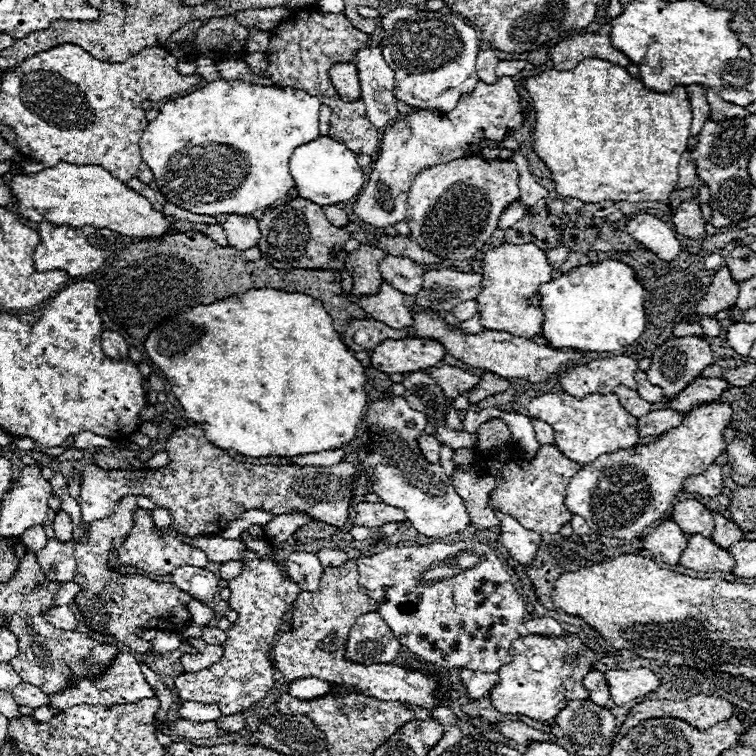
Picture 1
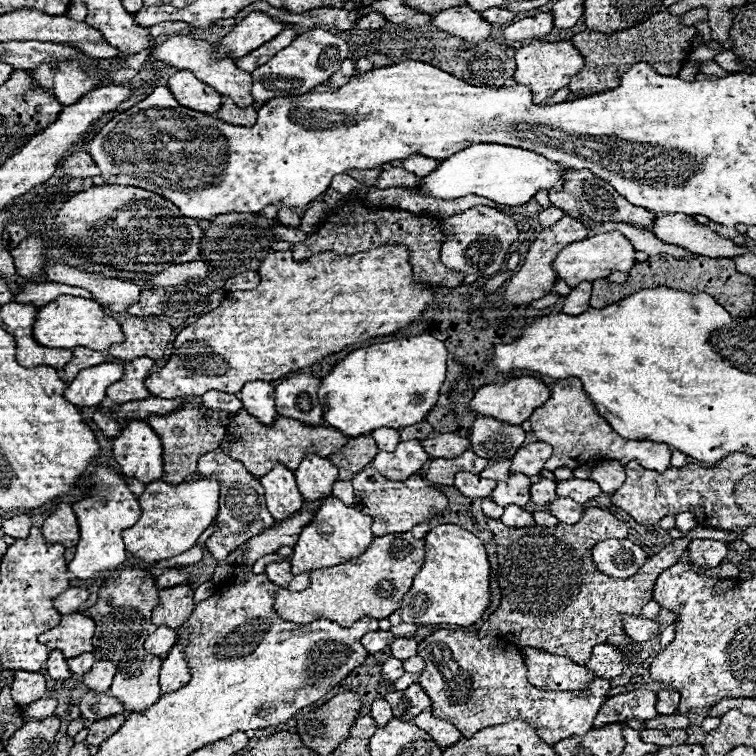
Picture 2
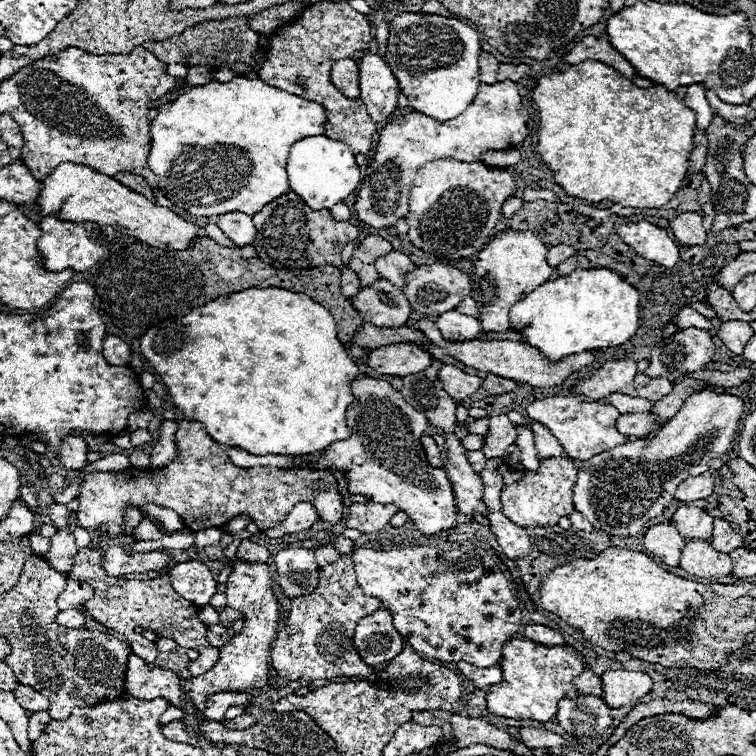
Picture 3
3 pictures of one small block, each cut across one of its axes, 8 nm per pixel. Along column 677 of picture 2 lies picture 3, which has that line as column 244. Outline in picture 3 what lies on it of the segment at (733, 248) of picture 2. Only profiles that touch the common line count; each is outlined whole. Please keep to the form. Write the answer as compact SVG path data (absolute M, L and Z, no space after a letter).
M226 212L222 216L218 216L216 226L236 244L236 246L246 246L252 244L254 236L256 236L256 226L252 222L250 214L242 214L242 212Z

